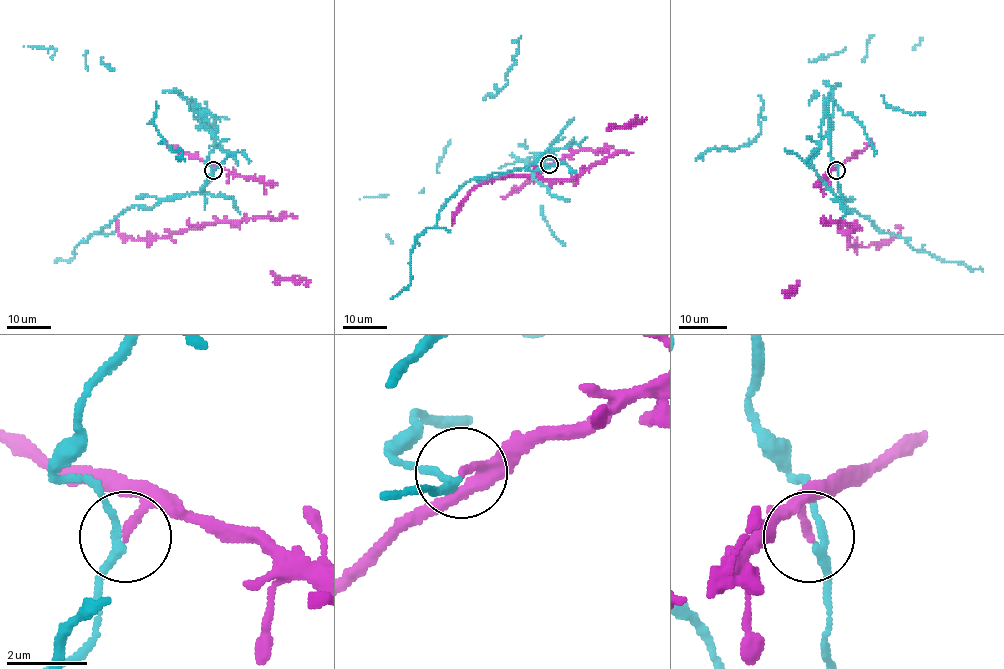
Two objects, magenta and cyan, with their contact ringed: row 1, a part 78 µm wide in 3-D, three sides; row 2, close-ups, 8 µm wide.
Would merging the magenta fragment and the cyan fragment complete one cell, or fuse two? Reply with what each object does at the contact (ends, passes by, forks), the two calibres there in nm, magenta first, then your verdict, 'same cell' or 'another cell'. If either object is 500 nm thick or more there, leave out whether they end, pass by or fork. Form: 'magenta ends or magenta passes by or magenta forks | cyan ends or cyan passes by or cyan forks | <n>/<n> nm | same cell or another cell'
magenta ends | cyan passes by | 190/180 nm | another cell

